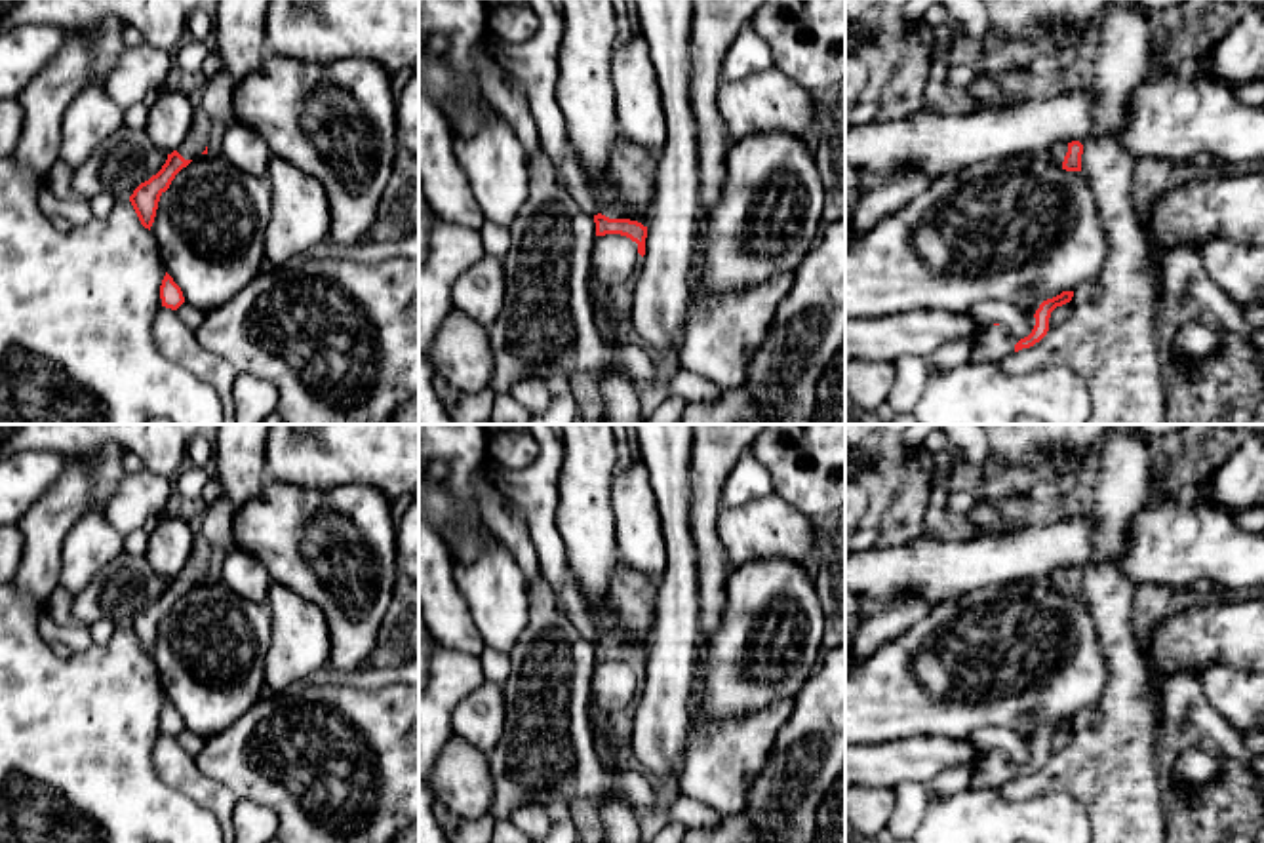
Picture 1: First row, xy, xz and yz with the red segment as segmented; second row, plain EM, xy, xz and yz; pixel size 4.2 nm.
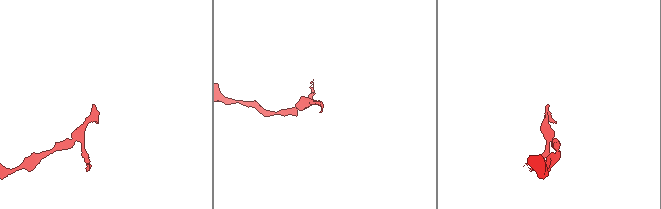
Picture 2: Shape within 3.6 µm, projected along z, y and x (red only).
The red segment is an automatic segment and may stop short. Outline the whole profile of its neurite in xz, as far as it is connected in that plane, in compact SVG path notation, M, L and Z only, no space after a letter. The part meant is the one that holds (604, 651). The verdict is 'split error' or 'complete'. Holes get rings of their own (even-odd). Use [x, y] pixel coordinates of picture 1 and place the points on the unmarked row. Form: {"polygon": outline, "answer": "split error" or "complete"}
{"polygon": "M602 630L594 641L596 662L621 660L638 670L638 679L645 681L647 653L626 643L628 634L622 630Z", "answer": "split error"}

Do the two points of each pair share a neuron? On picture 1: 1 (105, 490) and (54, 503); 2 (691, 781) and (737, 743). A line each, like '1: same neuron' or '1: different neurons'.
1: different neurons
2: same neuron

